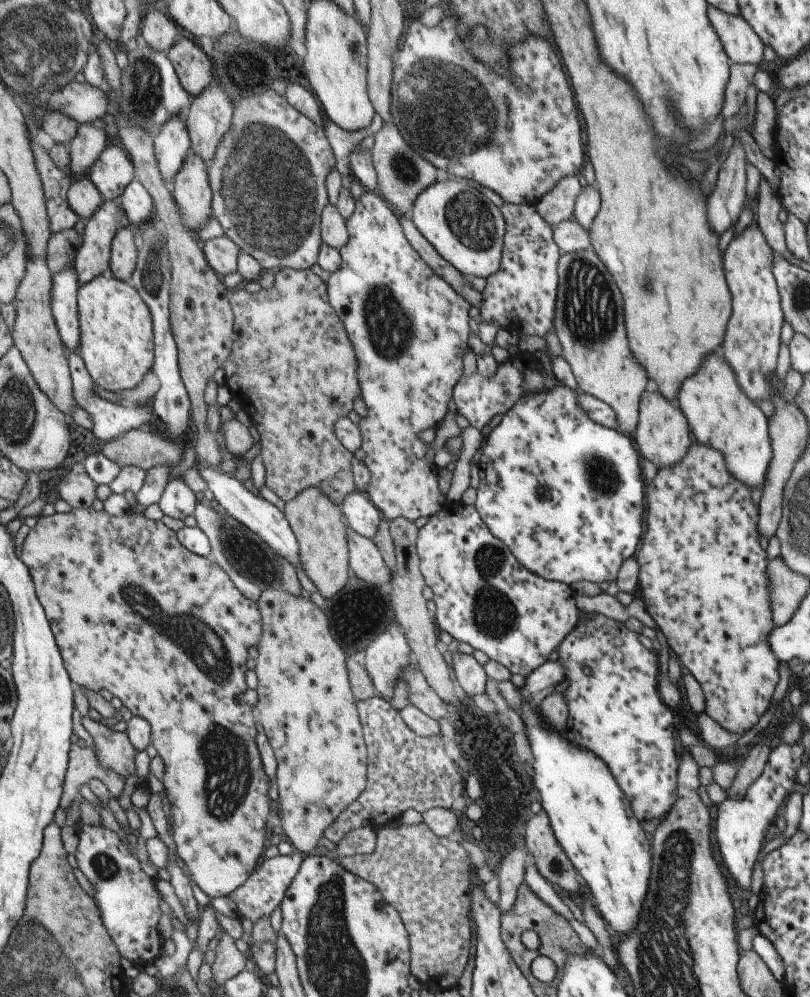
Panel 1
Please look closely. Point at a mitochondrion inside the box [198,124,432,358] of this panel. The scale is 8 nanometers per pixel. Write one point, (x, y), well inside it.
(405, 171)

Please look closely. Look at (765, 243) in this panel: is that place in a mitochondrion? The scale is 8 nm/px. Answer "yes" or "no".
no

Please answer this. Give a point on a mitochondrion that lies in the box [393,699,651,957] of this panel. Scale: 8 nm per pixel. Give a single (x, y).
(557, 868)

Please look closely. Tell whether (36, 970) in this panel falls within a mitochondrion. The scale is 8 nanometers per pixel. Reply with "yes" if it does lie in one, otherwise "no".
yes

